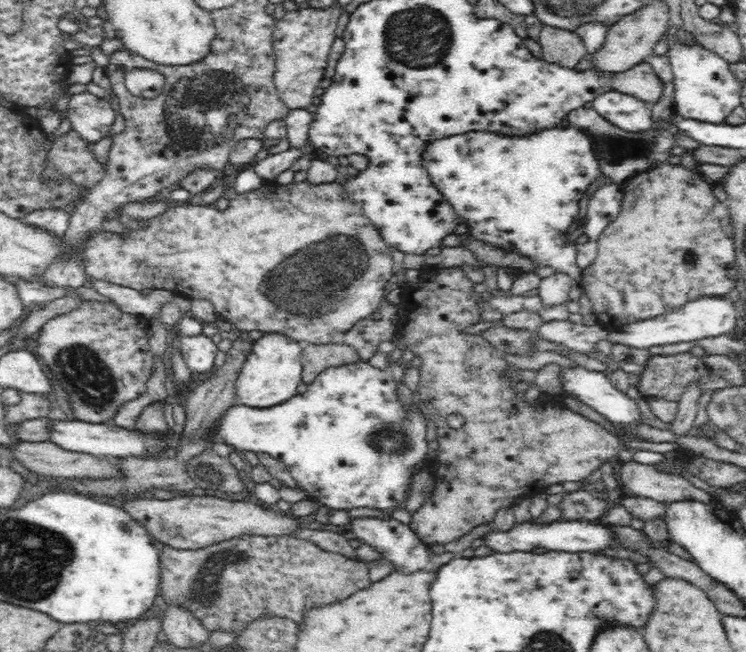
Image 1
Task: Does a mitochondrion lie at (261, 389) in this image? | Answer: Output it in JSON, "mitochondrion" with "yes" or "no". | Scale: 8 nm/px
{"mitochondrion":"no"}

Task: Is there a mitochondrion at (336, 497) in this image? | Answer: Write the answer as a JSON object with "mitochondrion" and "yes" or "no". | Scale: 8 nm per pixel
{"mitochondrion":"no"}

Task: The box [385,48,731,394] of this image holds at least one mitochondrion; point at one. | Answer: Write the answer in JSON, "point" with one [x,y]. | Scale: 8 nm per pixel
{"point":[620,149]}

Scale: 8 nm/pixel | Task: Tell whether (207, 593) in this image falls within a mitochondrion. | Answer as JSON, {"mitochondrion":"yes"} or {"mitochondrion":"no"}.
{"mitochondrion":"yes"}

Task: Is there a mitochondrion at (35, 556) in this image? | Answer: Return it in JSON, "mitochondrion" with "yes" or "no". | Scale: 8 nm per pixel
{"mitochondrion":"yes"}

